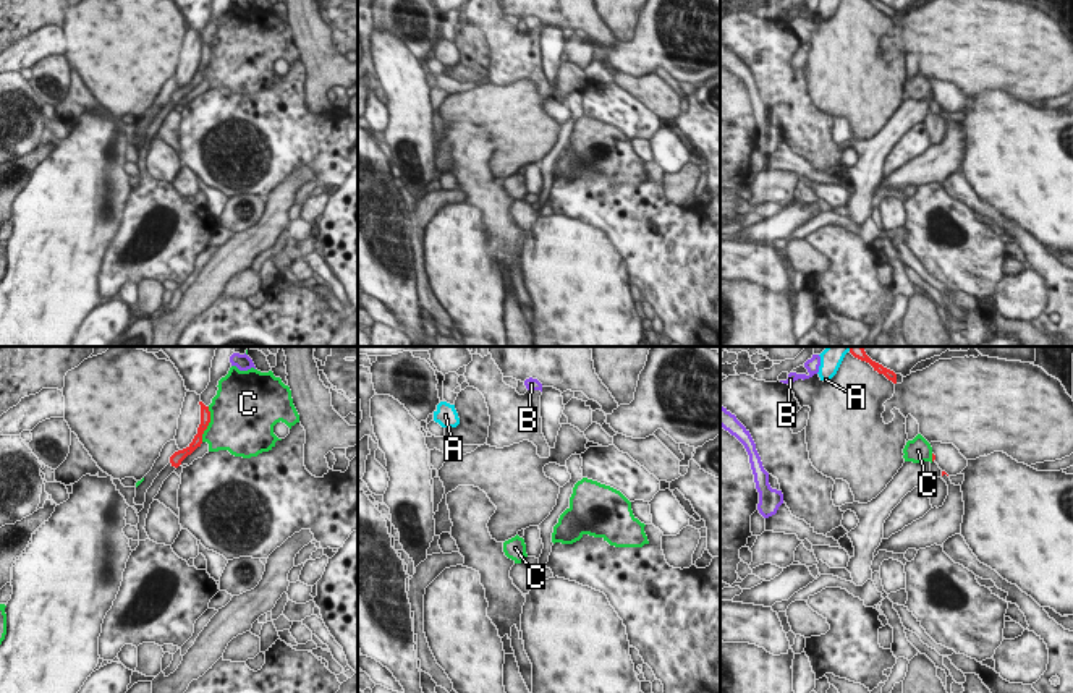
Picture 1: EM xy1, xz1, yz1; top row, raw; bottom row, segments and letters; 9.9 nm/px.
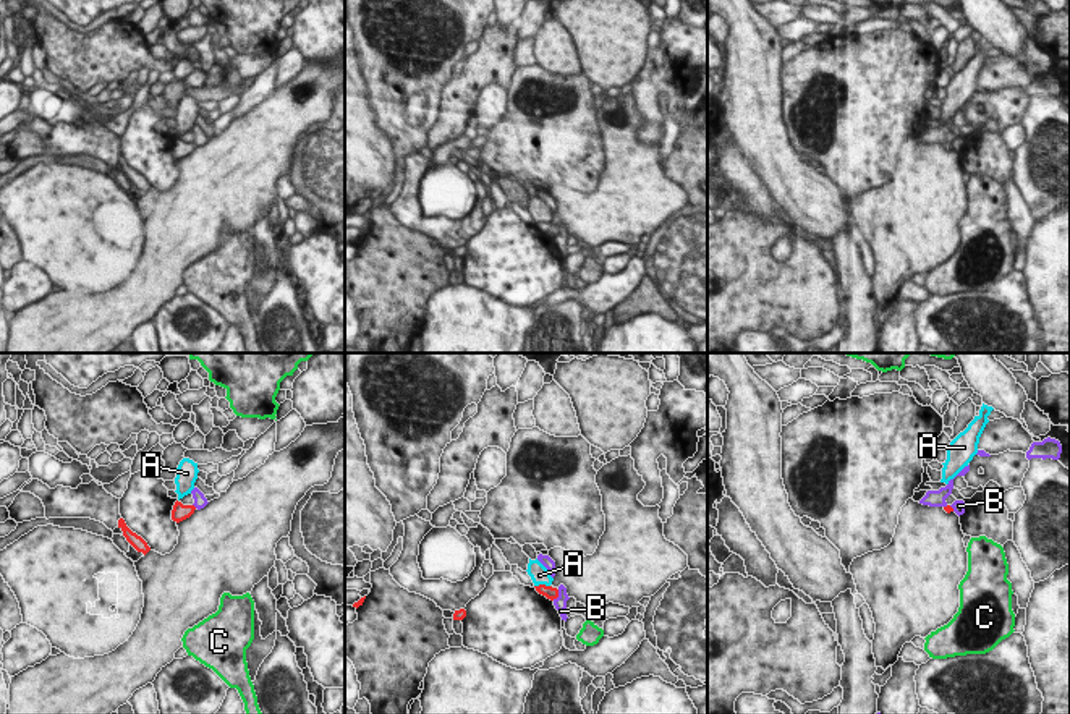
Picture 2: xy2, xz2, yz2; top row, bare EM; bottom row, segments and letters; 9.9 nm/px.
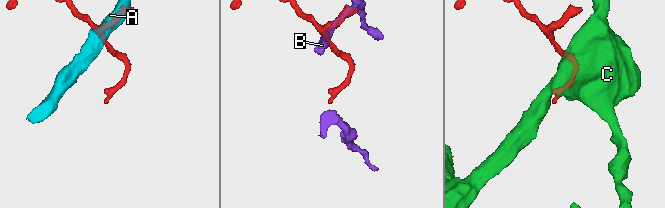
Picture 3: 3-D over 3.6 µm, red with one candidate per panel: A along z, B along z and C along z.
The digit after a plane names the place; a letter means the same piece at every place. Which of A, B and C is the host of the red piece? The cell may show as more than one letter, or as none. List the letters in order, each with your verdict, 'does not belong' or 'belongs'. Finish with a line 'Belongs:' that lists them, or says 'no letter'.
A: does not belong
B: does not belong
C: does not belong
Belongs: no letter

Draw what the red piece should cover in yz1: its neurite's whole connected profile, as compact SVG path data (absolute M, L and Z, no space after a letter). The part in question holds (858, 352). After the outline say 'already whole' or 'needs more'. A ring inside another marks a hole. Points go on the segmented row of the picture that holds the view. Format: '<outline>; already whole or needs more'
M850 346L850 353L851 353L855 358L869 363L869 364L874 368L874 371L877 371L879 374L884 374L889 381L892 381L893 384L897 384L897 374L895 374L893 371L884 368L882 364L872 361L872 359L866 355L866 351L864 351L863 346Z; already whole

